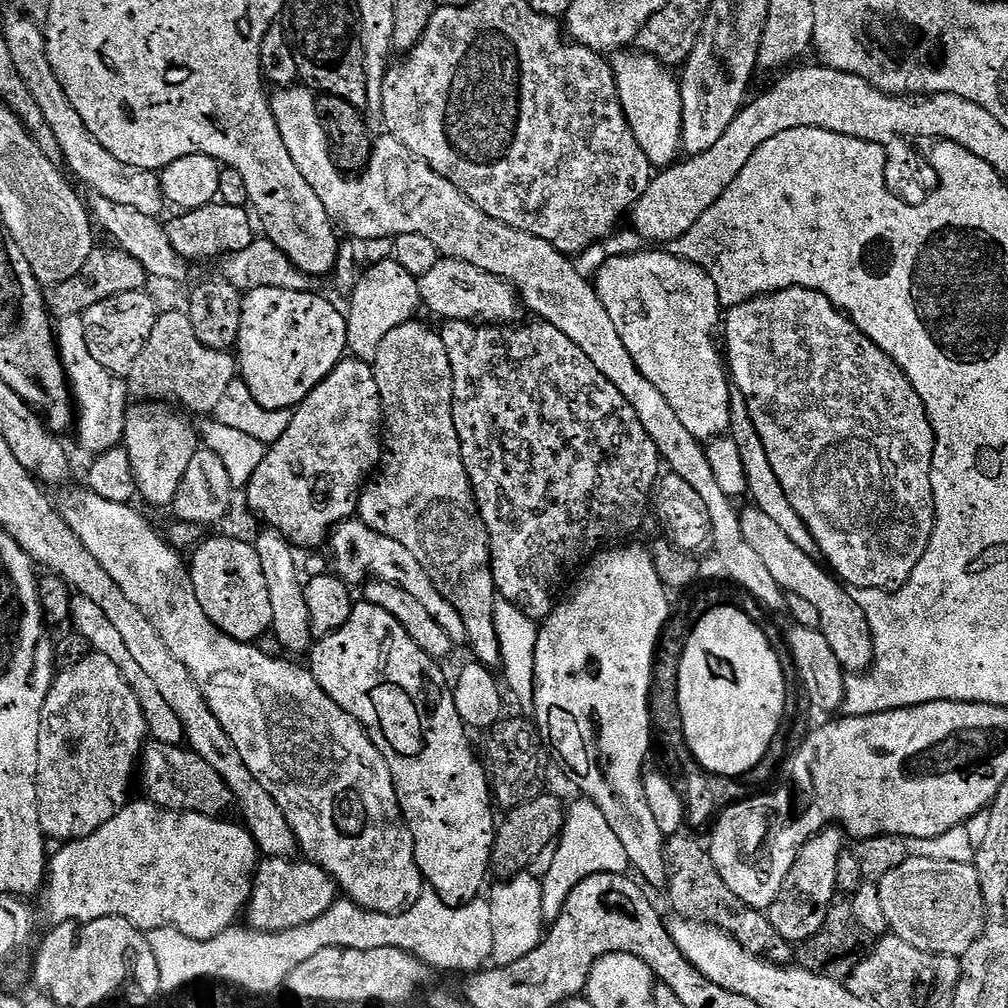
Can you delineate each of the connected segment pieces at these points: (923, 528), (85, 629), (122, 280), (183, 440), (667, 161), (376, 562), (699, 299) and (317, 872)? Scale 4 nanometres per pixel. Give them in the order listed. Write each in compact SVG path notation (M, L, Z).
M788 287L781 292L772 290L767 294L755 296L744 304L731 305L722 324L723 332L724 340L728 343L726 368L730 373L731 383L735 391L736 388L740 391L737 392L739 399L746 402L750 418L758 430L758 438L762 438L762 446L766 446L766 458L770 458L770 466L774 466L774 474L788 499L788 505L810 530L814 542L820 548L821 557L825 561L828 559L827 567L845 585L852 588L880 588L884 592L895 592L907 582L910 574L914 574L914 566L918 566L918 562L926 554L938 513L938 503L936 504L935 498L932 497L932 459L936 449L936 435L932 423L928 420L928 411L924 409L922 398L916 393L914 385L905 378L903 370L887 354L881 352L879 346L865 332L858 330L855 319L834 308L820 293L806 288Z
M78 594L73 597L70 615L71 623L74 622L73 627L75 631L87 638L91 649L97 655L110 658L118 666L122 678L125 678L127 685L133 690L139 706L142 707L142 712L148 712L148 717L144 720L148 724L149 737L158 742L183 745L186 740L184 721L168 705L165 698L158 693L158 686L154 685L146 670L141 668L138 662L135 661L134 656L127 649L126 642L123 641L122 634L111 625L110 620L102 614L102 610L99 610L98 606L94 605L94 602L91 602L90 599Z
M109 246L101 250L93 251L88 261L74 274L74 278L68 278L60 285L49 287L44 292L44 304L55 315L57 321L69 318L70 315L83 316L90 306L98 306L98 302L124 298L127 292L136 292L144 283L149 283L148 271L138 262L138 258L132 258L120 248Z
M136 402L125 414L122 447L128 452L139 499L160 508L171 505L187 466L198 449L197 429L188 425L167 403Z
M620 50L611 55L609 64L615 76L619 102L635 141L654 168L671 167L682 150L682 100L679 81L655 57L641 52Z
M353 518L333 529L328 540L329 546L332 550L330 558L333 569L345 583L355 586L370 579L398 585L424 606L433 620L442 626L455 647L465 647L468 644L468 631L460 611L437 590L422 564L396 539L378 534L372 528L366 527L359 519Z
M637 250L631 256L610 256L605 259L604 265L594 277L594 287L598 298L602 302L602 306L606 306L606 314L610 314L610 322L614 322L618 335L622 338L622 343L626 346L626 350L630 352L630 357L637 364L638 370L650 382L654 384L662 392L666 398L666 402L670 404L677 412L678 418L682 420L682 425L690 430L690 434L701 442L712 442L717 438L723 437L725 433L732 427L732 409L730 407L730 395L728 396L728 388L730 392L730 380L726 375L725 365L722 363L722 356L716 353L716 340L710 333L704 332L708 328L708 324L712 328L719 329L722 324L722 308L720 312L720 300L722 304L722 292L714 286L714 278L710 278L710 274L701 265L695 264L692 260L684 260L681 256L674 255L670 250L664 252L644 252L645 250Z
M265 859L259 865L252 885L252 899L246 909L247 927L258 932L280 932L283 928L314 922L338 899L338 889L331 876L319 864L303 862L291 864L288 860Z

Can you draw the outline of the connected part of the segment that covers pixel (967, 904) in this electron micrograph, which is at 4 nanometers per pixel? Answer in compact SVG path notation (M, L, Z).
M911 858L886 874L878 882L882 911L886 916L891 935L910 942L923 952L935 952L937 956L959 958L981 932L984 923L984 900L978 880L978 872L973 863L938 862L934 858Z

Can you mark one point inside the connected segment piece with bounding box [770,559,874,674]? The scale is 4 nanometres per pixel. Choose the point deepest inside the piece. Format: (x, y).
(843, 624)

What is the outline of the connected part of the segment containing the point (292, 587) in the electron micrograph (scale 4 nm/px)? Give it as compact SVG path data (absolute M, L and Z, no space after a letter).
M268 528L257 541L255 540L254 547L262 563L262 574L265 575L266 588L270 595L272 634L275 634L279 642L288 650L298 650L304 646L306 648L308 641L306 642L304 636L307 638L311 635L311 624L293 545L289 544L283 535Z

